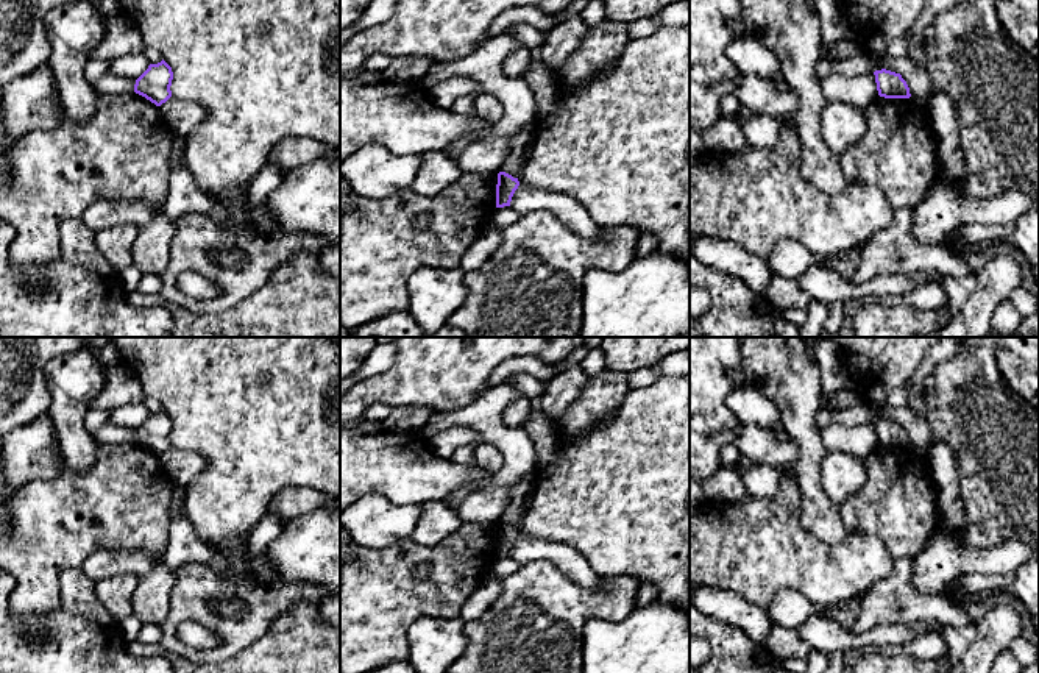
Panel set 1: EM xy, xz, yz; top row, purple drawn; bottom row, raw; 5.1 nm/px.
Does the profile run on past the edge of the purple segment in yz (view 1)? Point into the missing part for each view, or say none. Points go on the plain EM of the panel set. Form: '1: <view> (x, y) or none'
1: none

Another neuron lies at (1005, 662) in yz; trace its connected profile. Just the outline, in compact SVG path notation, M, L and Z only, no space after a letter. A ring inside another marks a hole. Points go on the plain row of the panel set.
M1005 650L994 661L991 673L1020 673L1022 665L1009 650Z

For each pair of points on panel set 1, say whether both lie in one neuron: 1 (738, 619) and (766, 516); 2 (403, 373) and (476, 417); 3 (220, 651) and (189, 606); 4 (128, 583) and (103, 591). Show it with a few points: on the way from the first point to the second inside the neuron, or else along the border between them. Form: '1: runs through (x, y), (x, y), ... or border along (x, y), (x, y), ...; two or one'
1: border along (709, 586), (735, 591), (765, 609); two
2: border along (479, 395), (465, 406), (434, 413); two
3: runs through (228, 639), (202, 611); one
4: runs through (122, 587), (109, 591); one

